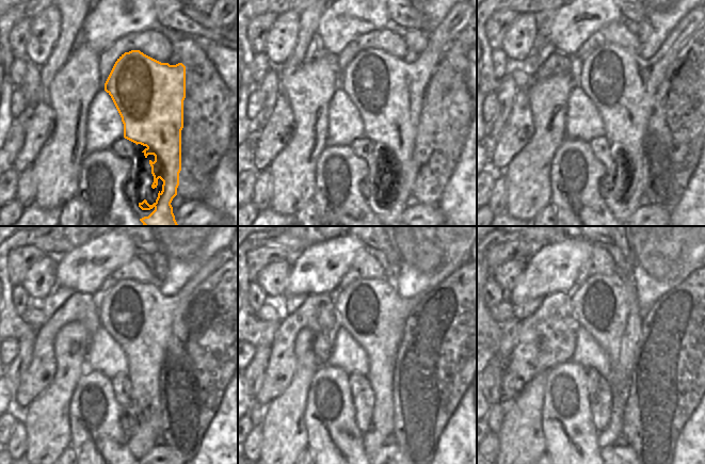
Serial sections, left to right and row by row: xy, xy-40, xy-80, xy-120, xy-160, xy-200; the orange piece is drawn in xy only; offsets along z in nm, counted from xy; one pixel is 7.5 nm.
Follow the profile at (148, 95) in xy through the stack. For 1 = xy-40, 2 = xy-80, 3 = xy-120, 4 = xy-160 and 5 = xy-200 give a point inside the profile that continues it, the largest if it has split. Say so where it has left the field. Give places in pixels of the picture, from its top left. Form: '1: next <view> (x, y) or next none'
1: next xy-40 (387, 92)
2: next xy-80 (622, 84)
3: next xy-120 (139, 317)
4: next xy-160 (372, 312)
5: next xy-200 (602, 305)

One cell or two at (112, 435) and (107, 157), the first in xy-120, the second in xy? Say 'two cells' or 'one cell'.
one cell

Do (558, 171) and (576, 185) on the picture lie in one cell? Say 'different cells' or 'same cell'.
same cell

